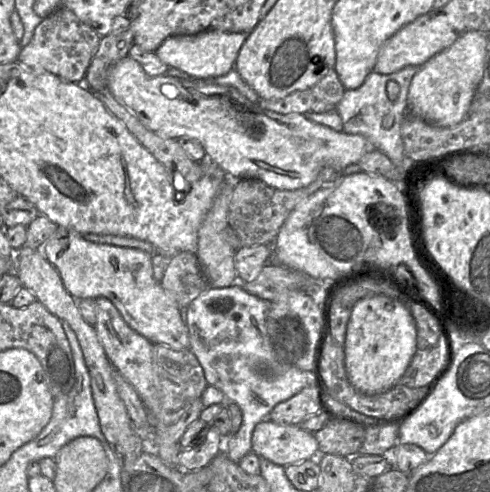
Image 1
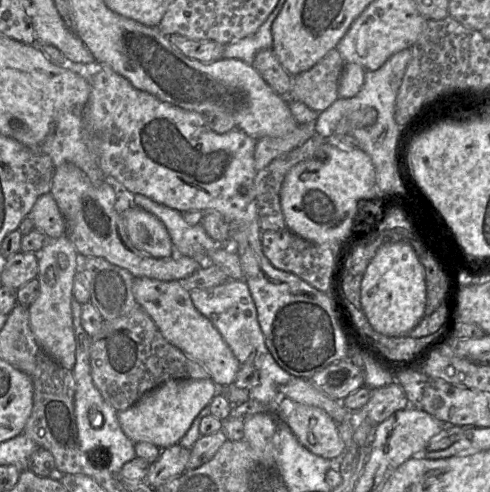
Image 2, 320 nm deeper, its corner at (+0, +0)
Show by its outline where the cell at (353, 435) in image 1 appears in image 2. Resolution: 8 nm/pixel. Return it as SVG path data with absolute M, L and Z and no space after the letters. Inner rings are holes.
M395 381L389 385L371 390L368 402L362 407L372 425L378 425L393 413L410 407L401 385Z

